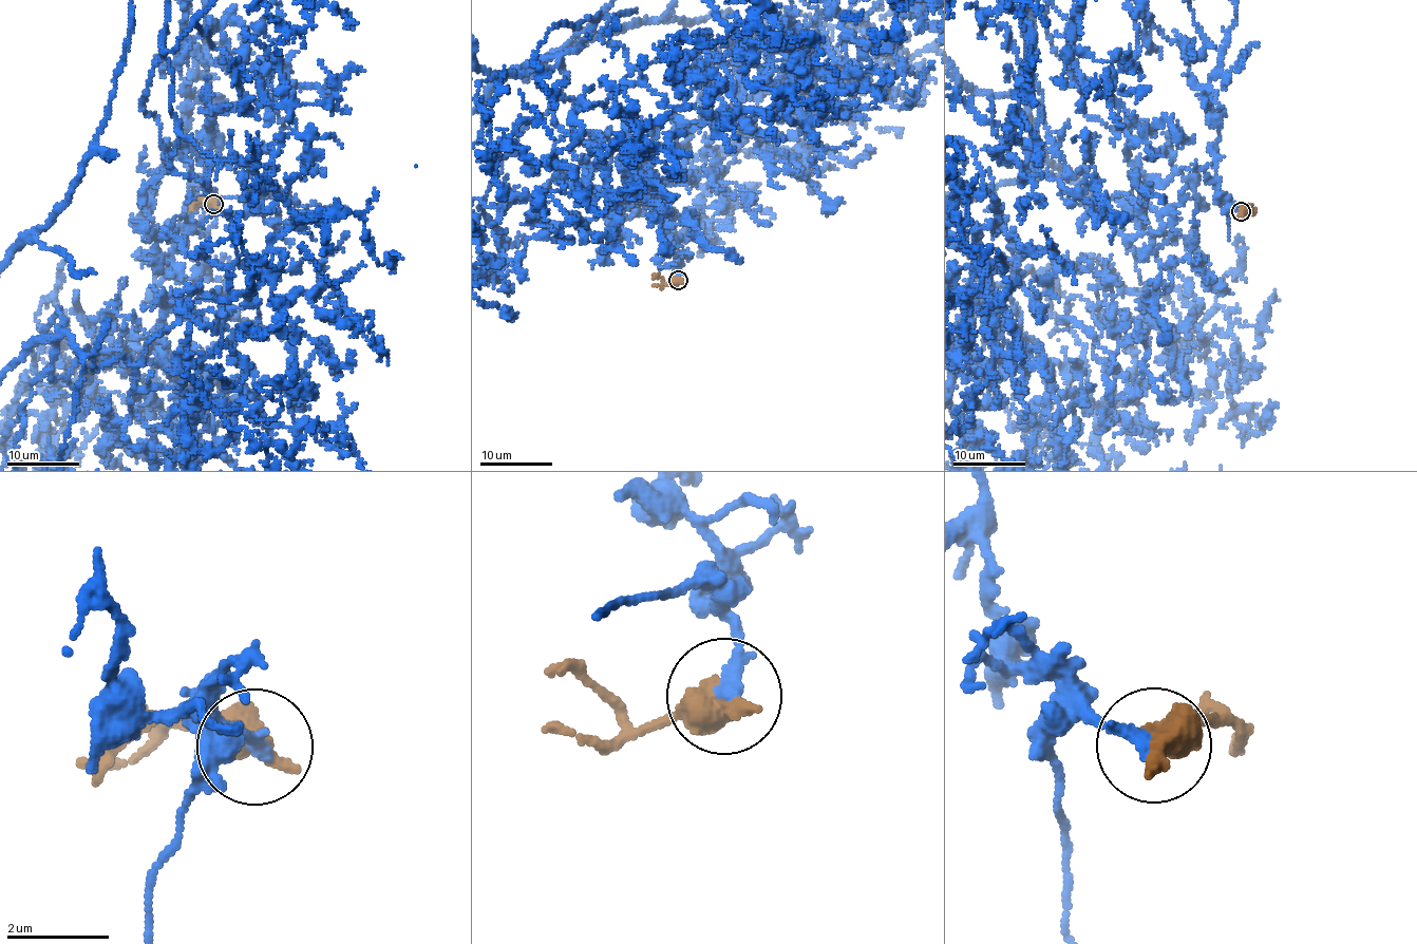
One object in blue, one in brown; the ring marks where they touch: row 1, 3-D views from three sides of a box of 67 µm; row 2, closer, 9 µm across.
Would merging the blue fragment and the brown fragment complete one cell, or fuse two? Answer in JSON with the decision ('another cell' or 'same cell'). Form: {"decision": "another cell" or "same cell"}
{"decision": "same cell"}

